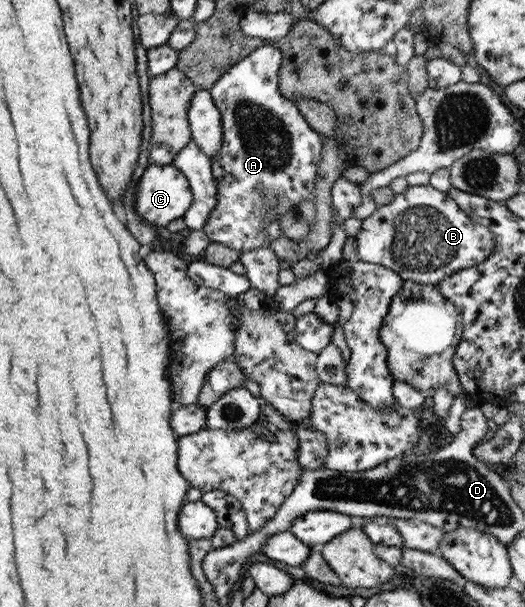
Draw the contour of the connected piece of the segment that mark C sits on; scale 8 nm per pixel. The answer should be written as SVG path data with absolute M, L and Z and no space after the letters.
M171 164L147 166L139 181L137 181L137 193L134 197L134 208L137 216L141 220L153 224L158 230L165 230L167 223L173 219L183 217L185 210L191 204L192 193L188 186L188 181Z

